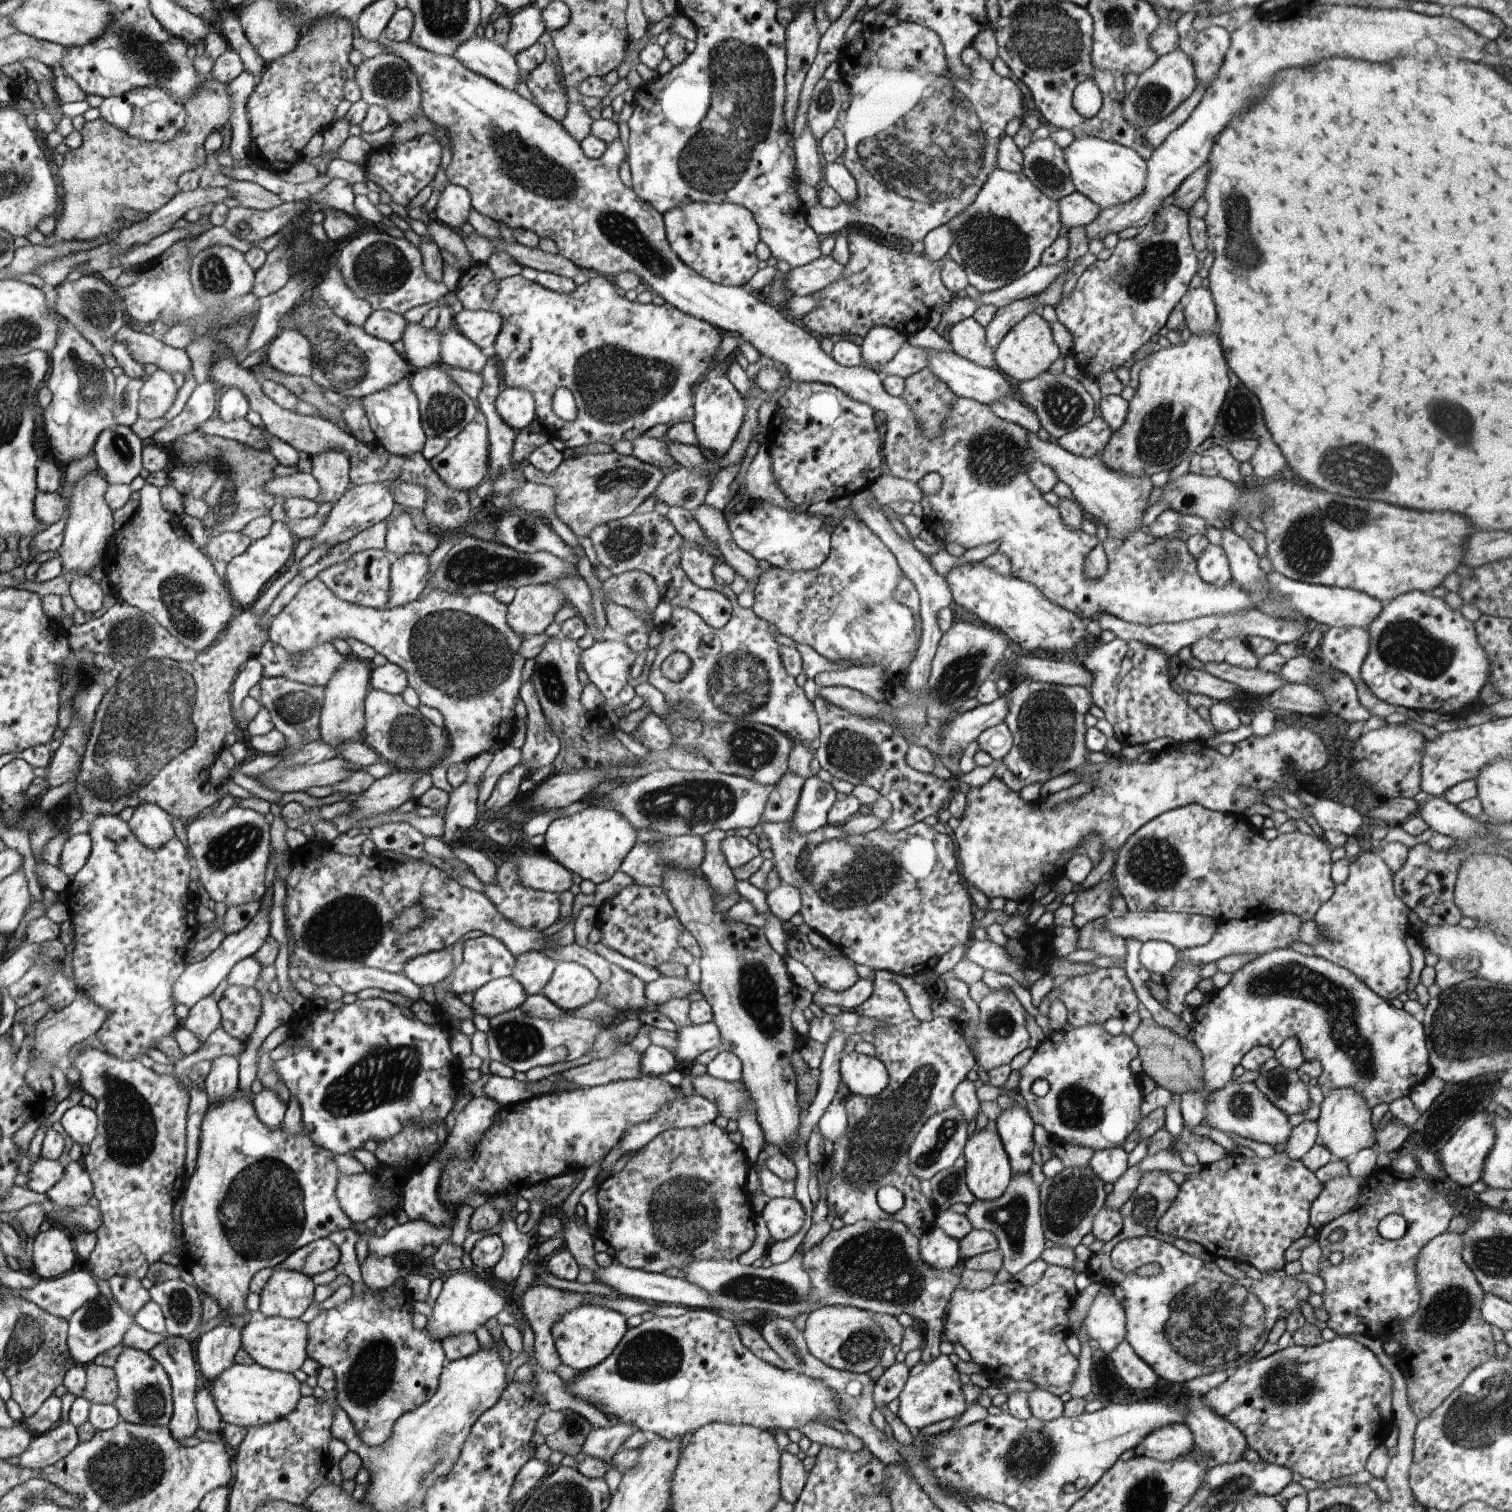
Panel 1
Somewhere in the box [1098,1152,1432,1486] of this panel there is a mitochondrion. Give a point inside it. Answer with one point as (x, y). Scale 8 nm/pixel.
(1211, 1323)

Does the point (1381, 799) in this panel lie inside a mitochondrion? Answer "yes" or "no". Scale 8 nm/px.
no

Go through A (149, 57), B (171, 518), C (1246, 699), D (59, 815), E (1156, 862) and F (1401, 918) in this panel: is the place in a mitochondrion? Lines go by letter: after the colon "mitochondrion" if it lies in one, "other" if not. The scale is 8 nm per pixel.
A: mitochondrion
B: other
C: other
D: mitochondrion
E: mitochondrion
F: other

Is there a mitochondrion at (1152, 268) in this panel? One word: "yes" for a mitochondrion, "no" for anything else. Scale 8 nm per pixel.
yes

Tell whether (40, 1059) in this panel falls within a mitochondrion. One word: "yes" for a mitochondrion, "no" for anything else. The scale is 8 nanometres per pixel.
yes

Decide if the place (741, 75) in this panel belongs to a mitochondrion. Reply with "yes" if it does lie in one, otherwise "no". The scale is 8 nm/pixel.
yes

